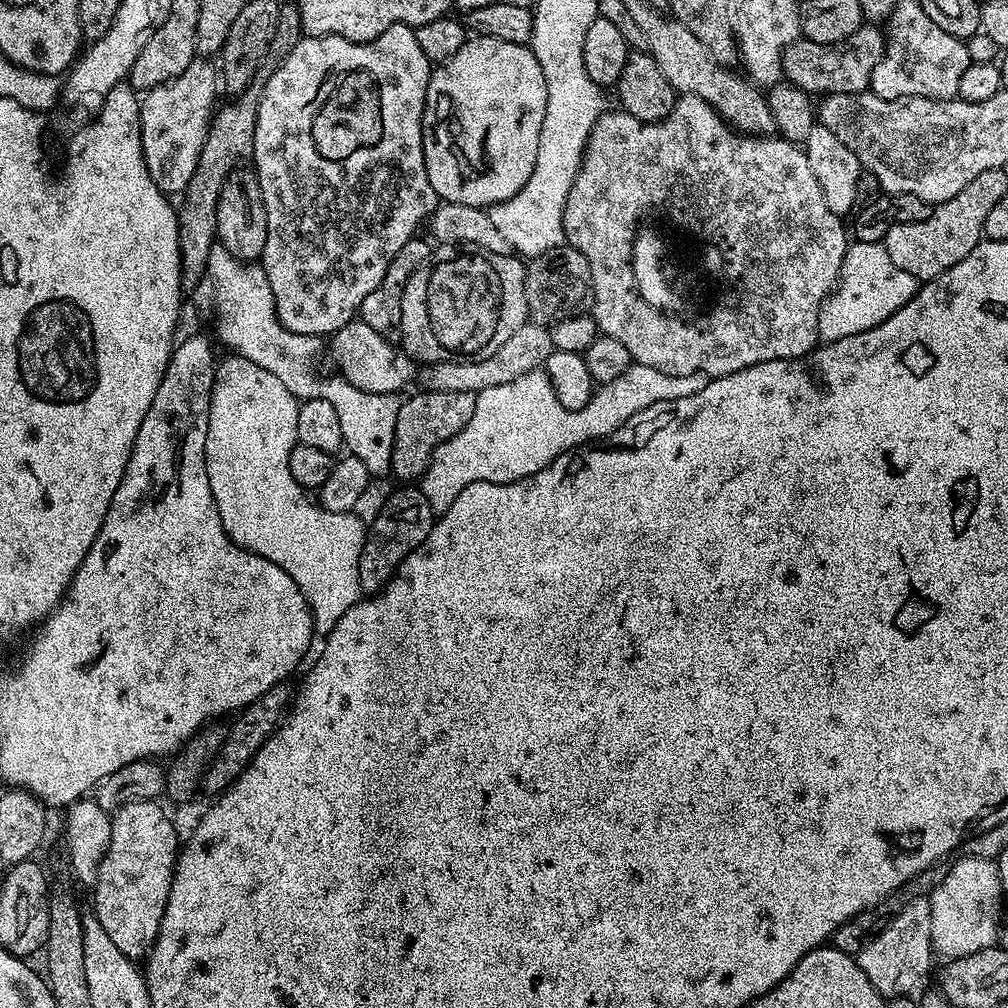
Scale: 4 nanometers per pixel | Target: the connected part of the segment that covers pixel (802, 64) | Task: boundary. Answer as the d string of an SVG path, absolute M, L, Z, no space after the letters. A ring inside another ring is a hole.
M862 26L837 44L819 44L807 38L795 40L784 52L783 79L809 94L854 94L869 91L874 66L884 57L884 33L876 26Z

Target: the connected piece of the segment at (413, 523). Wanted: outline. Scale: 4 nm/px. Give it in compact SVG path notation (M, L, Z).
M400 486L400 489L381 506L367 525L362 554L358 562L360 591L375 594L396 575L396 567L430 534L434 513L430 502L420 493L419 487Z

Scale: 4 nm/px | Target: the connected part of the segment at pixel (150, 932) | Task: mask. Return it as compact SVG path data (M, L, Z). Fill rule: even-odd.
M135 800L123 804L118 811L111 813L112 829L110 830L110 846L102 858L96 871L96 882L91 889L94 915L102 922L102 930L106 930L114 946L122 950L131 960L139 961L147 957L156 941L156 935L162 922L162 914L166 910L166 902L170 898L172 876L176 872L178 840L172 829L172 820L159 808L156 800Z

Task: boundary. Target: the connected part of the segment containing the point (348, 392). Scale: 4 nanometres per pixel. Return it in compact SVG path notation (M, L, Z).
M214 246L206 258L206 270L198 282L194 299L204 312L216 308L215 339L220 339L229 348L229 353L249 359L274 374L298 400L320 399L334 407L341 423L345 449L366 464L371 477L386 476L391 471L394 426L403 399L397 393L362 391L339 374L321 375L316 370L321 337L294 334L294 330L282 326L276 317L276 299L270 290L270 278L266 278L263 266L234 258L230 250Z

